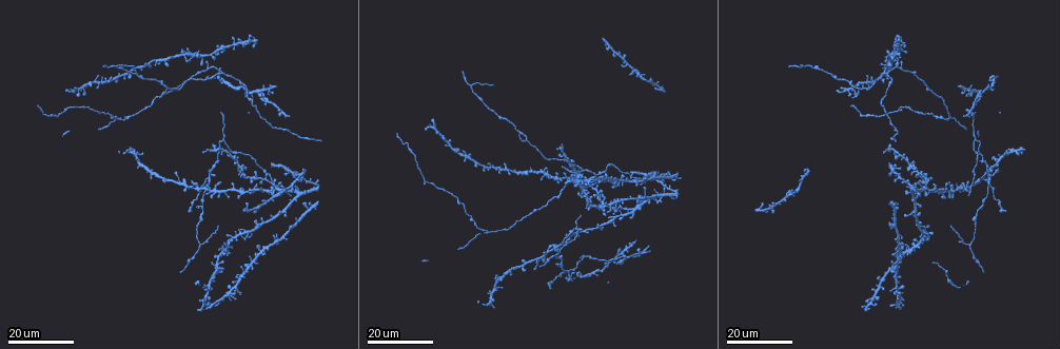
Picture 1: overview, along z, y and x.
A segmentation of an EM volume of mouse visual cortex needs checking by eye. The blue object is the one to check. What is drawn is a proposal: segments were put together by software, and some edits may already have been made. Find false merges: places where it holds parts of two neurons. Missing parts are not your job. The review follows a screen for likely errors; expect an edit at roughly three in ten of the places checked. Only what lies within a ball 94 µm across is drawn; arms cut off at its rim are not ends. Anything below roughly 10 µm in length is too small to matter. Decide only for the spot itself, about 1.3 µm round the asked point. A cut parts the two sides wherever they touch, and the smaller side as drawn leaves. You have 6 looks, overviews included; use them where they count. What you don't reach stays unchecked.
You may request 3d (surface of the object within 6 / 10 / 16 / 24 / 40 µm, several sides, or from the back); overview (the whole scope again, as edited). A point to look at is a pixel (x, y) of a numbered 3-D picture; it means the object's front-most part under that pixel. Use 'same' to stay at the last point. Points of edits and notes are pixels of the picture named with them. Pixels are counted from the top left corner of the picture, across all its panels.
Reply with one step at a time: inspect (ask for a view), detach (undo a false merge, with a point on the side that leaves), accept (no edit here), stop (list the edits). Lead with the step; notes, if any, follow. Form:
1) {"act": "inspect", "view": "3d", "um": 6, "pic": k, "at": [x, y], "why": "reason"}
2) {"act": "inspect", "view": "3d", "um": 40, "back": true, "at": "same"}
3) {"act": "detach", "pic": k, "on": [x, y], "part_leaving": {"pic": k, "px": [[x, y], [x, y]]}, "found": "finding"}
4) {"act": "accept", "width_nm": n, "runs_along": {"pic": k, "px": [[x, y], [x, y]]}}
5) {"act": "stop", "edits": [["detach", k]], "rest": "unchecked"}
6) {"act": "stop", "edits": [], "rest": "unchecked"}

{"act": "inspect", "view": "3d", "um": 16, "pic": 1, "at": [582, 170]}

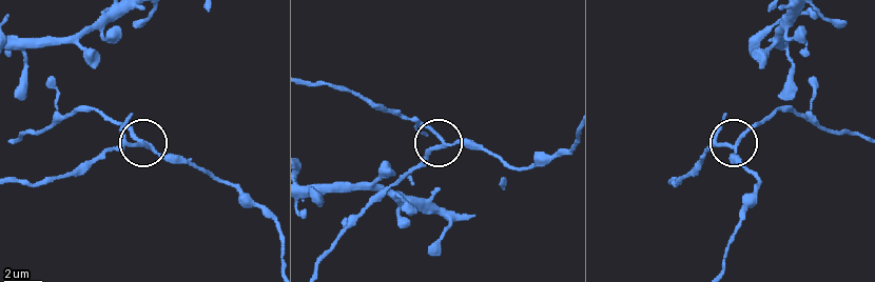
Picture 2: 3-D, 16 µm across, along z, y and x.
{"act": "inspect", "view": "3d", "um": 10, "pic": 2, "at": [143, 145]}

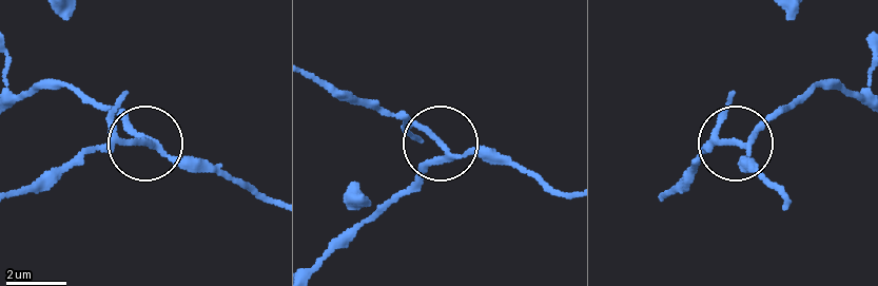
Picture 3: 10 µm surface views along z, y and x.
{"act": "detach", "pic": 3, "on": [120, 140], "width_nm": 180, "part_leaving": {"pic": 3, "px": [[150, 147], [92, 154], [16, 189]]}, "found": "a second neuron is stuck on"}

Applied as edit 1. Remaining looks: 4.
{"act": "inspect", "view": "3d", "um": 24, "pic": 1, "at": [662, 197], "why": "three-way junction"}

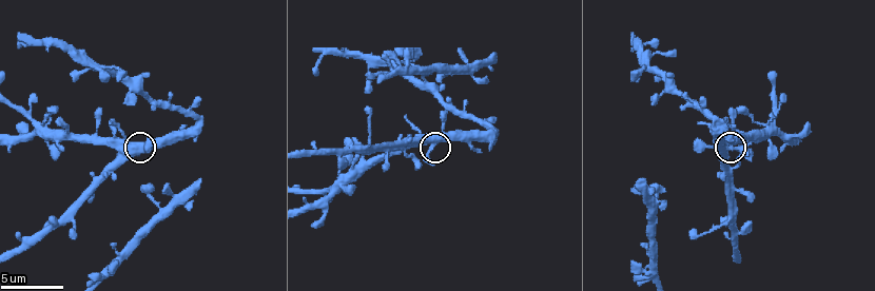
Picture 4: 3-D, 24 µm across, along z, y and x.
{"act": "inspect", "view": "3d", "um": 6, "pic": 4, "at": [727, 150], "why": "closer look"}

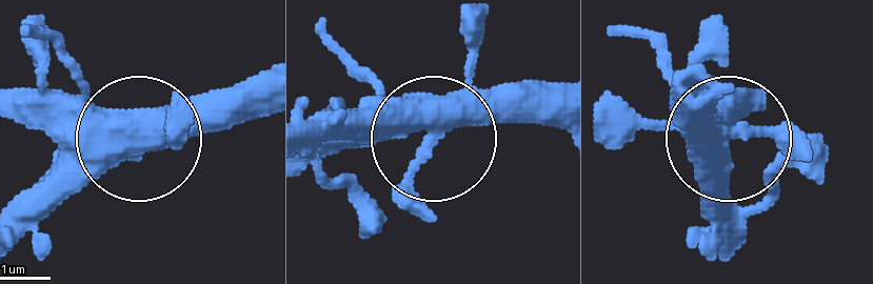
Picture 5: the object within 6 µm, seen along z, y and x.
{"act": "accept", "side_arm_um": 60, "found": "continuous, no second neuron"}

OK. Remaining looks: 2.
{"act": "inspect", "view": "3d", "um": 24, "pic": 1, "at": [973, 139], "why": "a fork"}

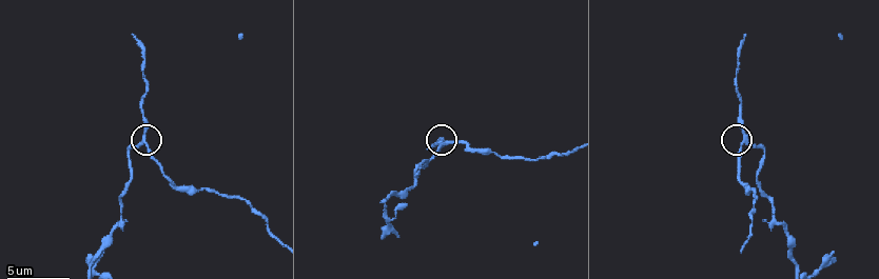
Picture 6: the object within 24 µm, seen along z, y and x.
{"act": "inspect", "view": "3d", "um": 10, "pic": 6, "at": [746, 137]}

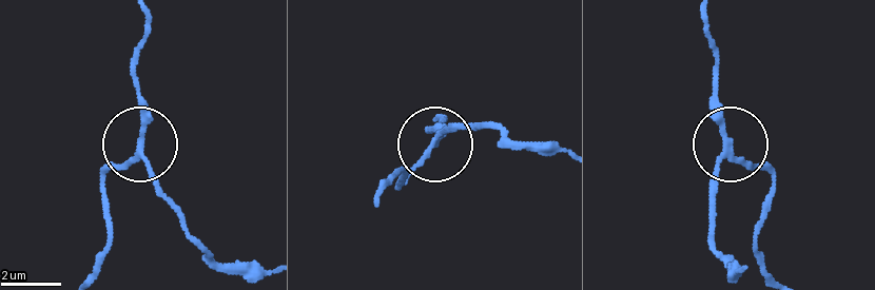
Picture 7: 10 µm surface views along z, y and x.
{"act": "detach", "pic": 7, "on": [127, 165], "side_arm_um": 31, "part_leaving": {"pic": 7, "px": [[140, 135], [135, 153], [104, 178], [110, 246], [94, 269]]}, "found": "two neurons meet here"}

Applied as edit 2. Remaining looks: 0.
{"act": "stop", "edits": [["detach", 3], ["detach", 7]], "rest": "unchecked"}

